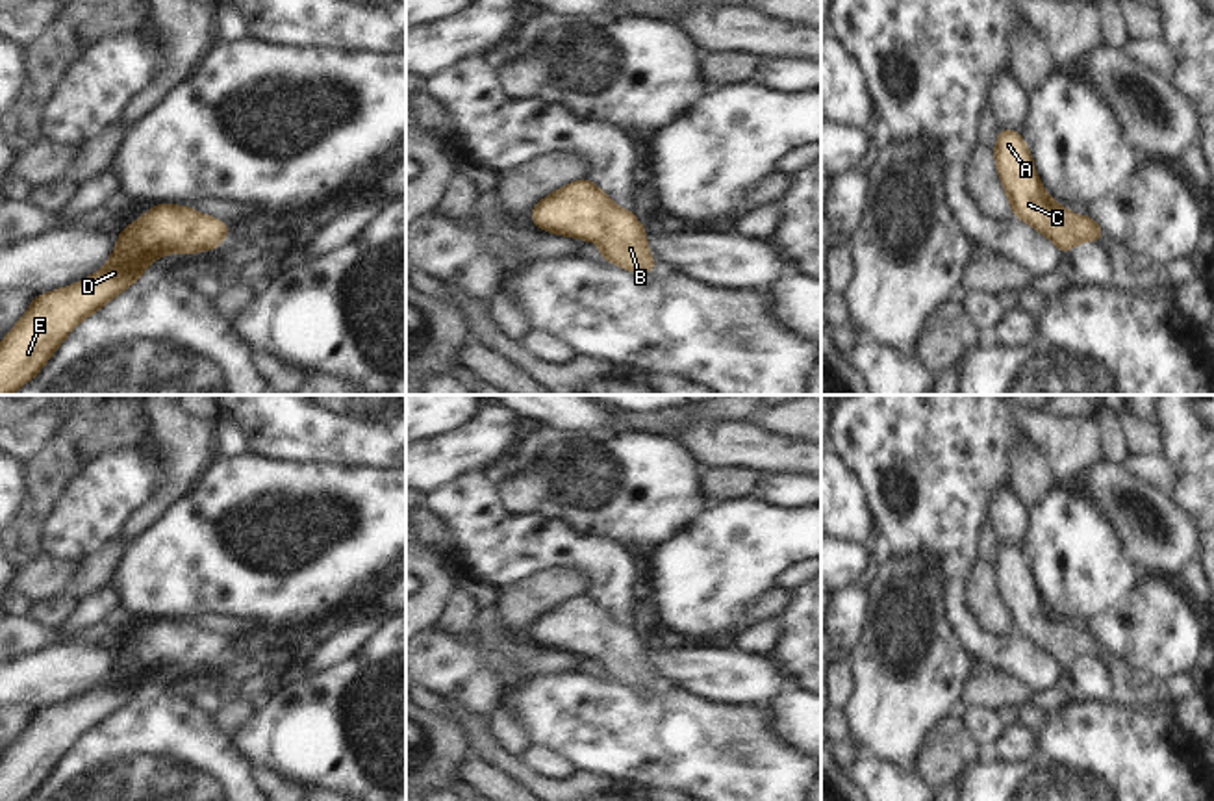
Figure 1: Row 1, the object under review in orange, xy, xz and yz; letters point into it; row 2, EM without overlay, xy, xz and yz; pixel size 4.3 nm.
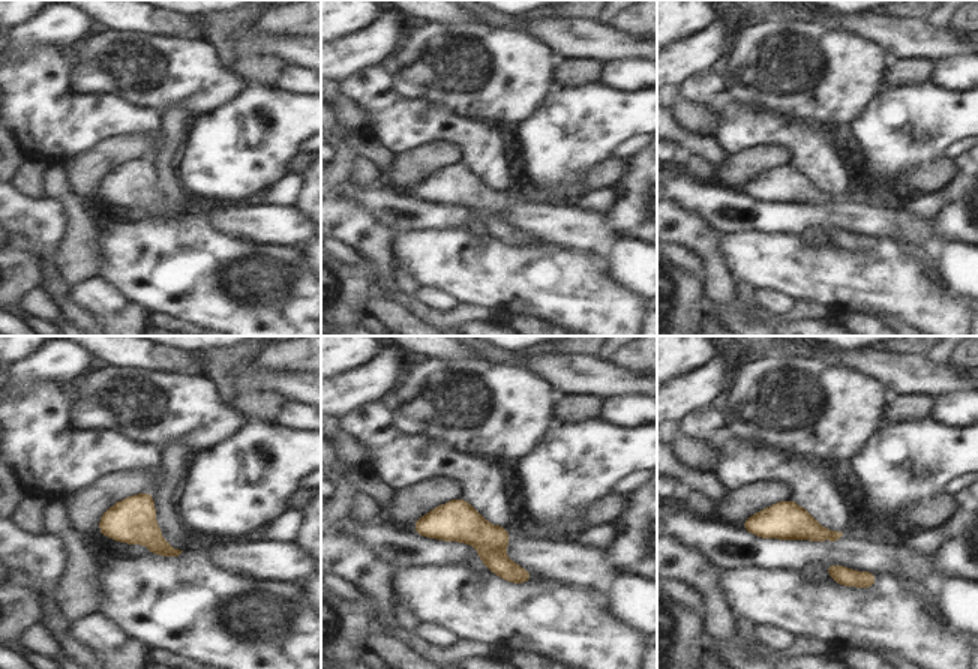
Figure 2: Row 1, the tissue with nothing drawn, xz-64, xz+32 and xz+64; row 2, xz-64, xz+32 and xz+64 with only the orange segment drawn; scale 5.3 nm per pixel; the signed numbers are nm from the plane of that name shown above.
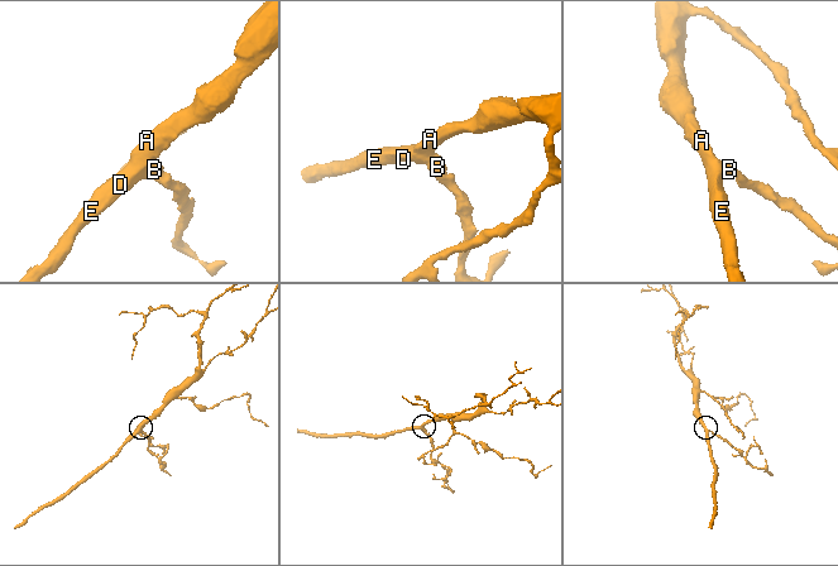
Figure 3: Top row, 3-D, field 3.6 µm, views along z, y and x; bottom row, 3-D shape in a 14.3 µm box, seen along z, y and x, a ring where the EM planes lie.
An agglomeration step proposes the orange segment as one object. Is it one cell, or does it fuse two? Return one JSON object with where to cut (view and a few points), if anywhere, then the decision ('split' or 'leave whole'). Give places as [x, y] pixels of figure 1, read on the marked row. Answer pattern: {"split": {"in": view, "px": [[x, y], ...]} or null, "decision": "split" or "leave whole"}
{"split": null, "decision": "leave whole"}

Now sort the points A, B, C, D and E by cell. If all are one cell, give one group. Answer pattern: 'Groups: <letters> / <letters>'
Groups: A B C D E

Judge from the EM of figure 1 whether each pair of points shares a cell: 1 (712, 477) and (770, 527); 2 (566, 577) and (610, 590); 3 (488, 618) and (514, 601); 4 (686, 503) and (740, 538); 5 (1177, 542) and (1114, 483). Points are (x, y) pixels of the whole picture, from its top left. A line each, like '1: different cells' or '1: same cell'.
1: different cells
2: different cells
3: different cells
4: different cells
5: same cell

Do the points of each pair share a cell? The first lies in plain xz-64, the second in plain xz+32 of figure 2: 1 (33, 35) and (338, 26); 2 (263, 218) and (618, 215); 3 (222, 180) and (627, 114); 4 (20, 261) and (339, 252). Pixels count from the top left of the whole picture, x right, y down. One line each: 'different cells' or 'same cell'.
1: different cells
2: different cells
3: same cell
4: different cells

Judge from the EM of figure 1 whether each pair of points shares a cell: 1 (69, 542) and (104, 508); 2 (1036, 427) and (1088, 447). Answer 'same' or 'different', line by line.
1: same
2: same

